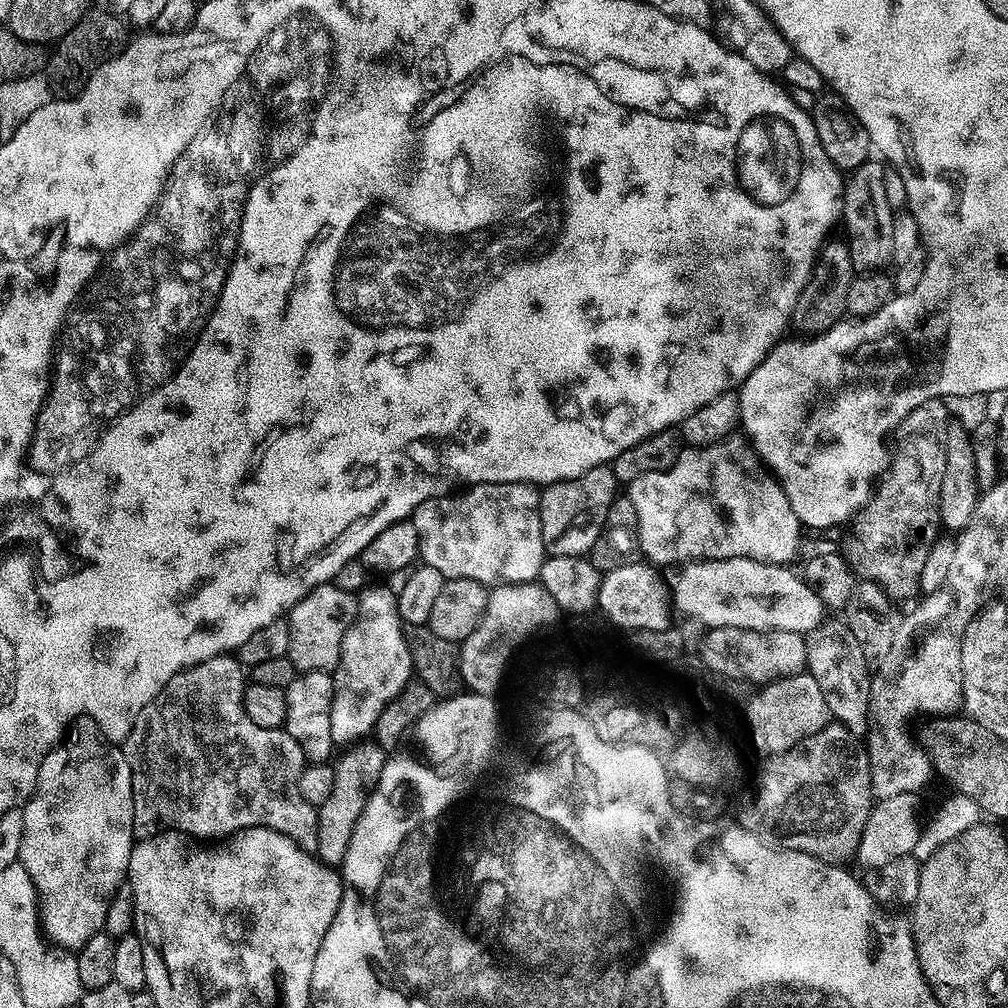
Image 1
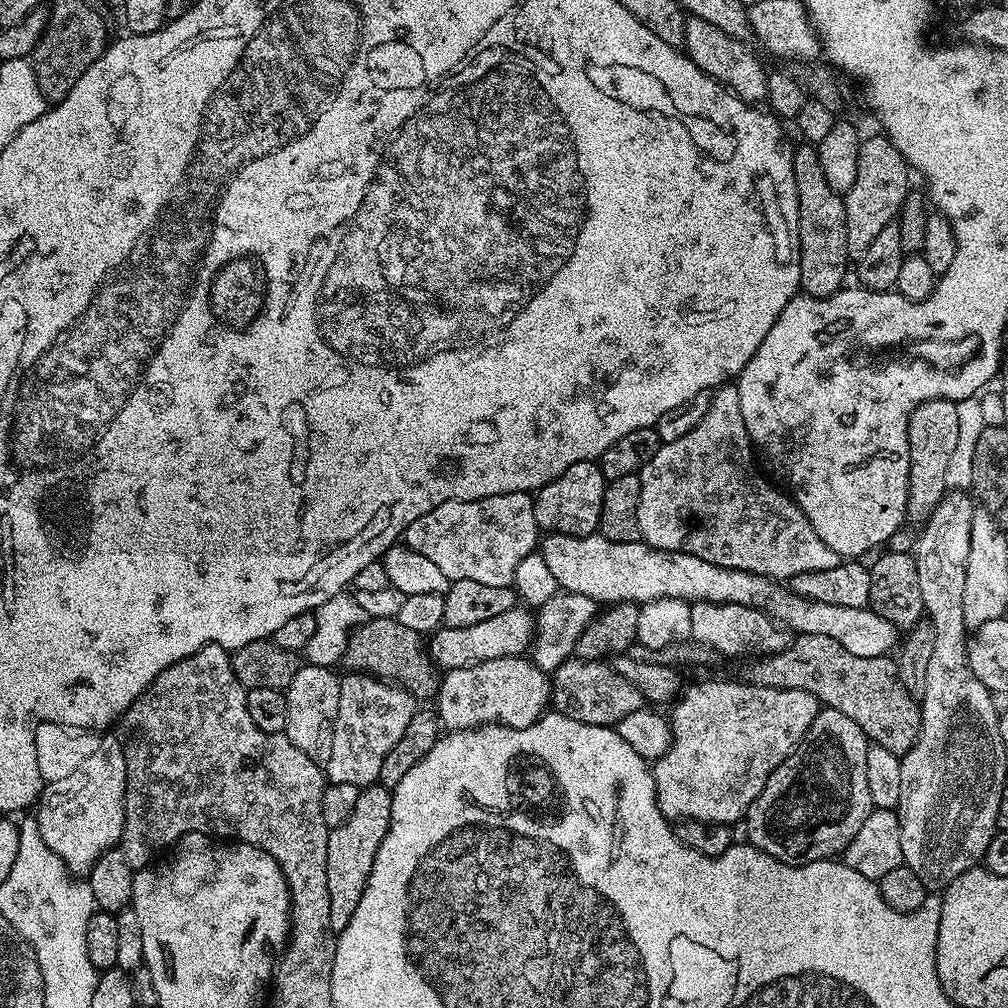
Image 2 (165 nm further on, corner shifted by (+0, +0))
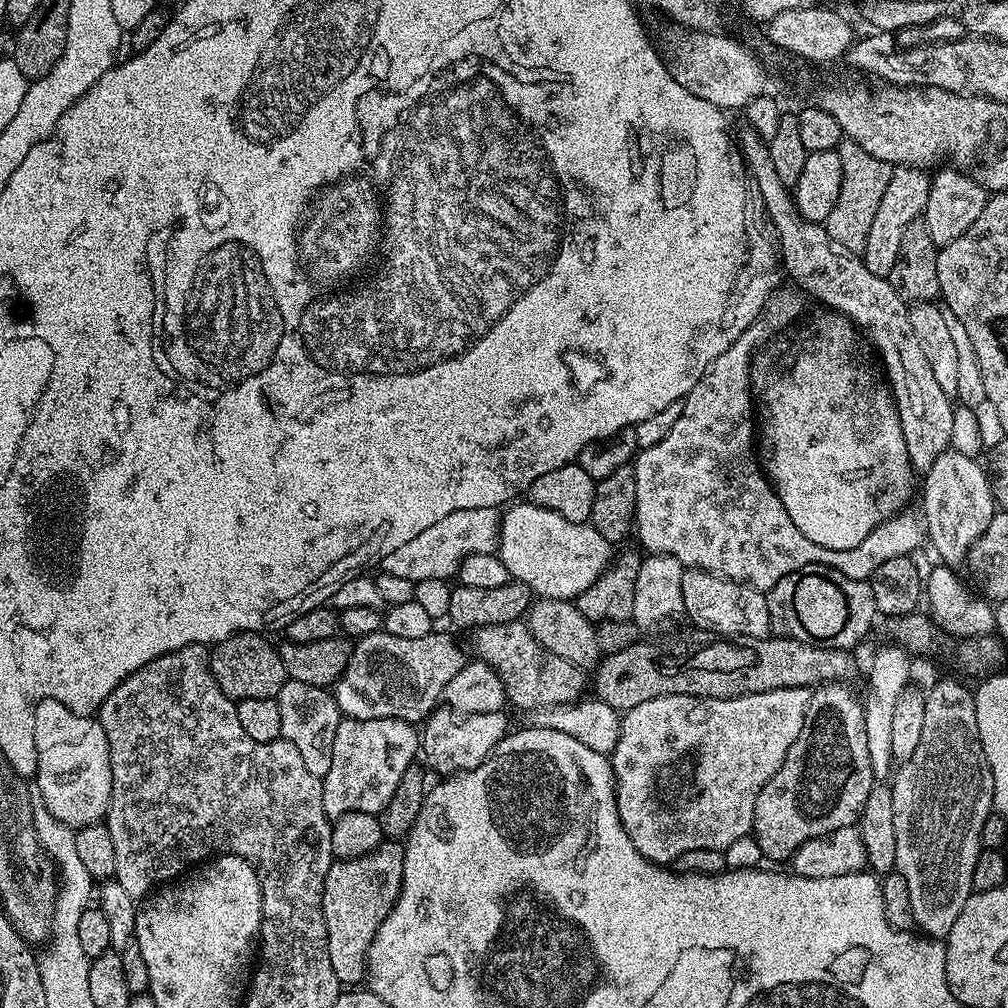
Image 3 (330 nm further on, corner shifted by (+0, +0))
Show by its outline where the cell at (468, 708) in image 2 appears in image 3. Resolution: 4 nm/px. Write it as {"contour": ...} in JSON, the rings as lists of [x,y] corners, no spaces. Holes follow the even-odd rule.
{"contour":[[[448,710],[433,711],[422,726],[422,760],[429,769],[441,772],[441,777],[447,778],[453,774],[469,772],[477,768],[492,755],[496,745],[504,739],[510,725],[503,711],[494,713],[474,713],[463,718],[454,718]]]}

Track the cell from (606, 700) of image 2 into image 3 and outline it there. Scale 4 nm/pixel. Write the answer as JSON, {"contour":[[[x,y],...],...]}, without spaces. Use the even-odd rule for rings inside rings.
{"contour":[[[515,620],[509,624],[486,626],[471,633],[475,659],[484,660],[504,683],[507,703],[519,710],[549,708],[575,704],[581,699],[585,669],[544,649],[532,637],[527,623]]]}

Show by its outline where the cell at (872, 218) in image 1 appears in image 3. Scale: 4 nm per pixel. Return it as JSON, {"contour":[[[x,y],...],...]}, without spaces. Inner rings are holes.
{"contour":[[[847,138],[841,140],[838,151],[842,158],[842,188],[838,190],[838,202],[834,202],[834,210],[830,210],[826,227],[837,248],[849,254],[860,254],[866,246],[866,237],[870,235],[874,214],[882,203],[882,194],[886,194],[893,165],[874,158],[874,154],[866,154],[862,146]]]}

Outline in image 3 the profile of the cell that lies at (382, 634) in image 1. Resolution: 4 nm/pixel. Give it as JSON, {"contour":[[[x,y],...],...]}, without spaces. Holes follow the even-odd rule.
{"contour":[[[341,719],[338,734],[334,734],[334,750],[330,770],[322,777],[322,806],[330,818],[351,812],[379,814],[398,790],[402,774],[417,759],[422,748],[422,736],[415,723],[406,720],[350,720]]]}

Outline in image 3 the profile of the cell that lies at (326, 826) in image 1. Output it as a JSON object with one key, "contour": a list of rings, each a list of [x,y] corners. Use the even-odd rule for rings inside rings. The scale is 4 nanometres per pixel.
{"contour":[[[385,838],[370,854],[353,860],[336,860],[330,866],[322,894],[322,914],[326,918],[330,966],[334,966],[341,985],[356,986],[365,979],[368,947],[402,890],[403,865],[403,843]]]}

